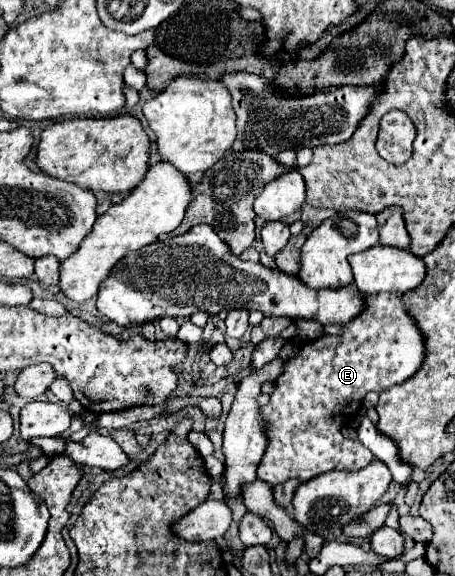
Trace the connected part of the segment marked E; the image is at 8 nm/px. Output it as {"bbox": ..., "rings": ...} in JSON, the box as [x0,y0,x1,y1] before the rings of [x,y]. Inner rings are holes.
{"bbox":[257,294,425,486],"rings":[[[363,294],[365,308],[349,324],[343,326],[339,336],[323,334],[317,340],[305,342],[297,352],[297,358],[285,362],[283,374],[275,380],[275,390],[265,408],[261,408],[263,430],[267,434],[267,450],[257,466],[257,476],[269,486],[283,484],[287,480],[307,482],[325,472],[349,470],[357,472],[373,462],[373,454],[361,444],[351,442],[341,434],[343,424],[351,424],[361,410],[361,402],[369,392],[385,392],[413,378],[425,362],[425,342],[421,328],[413,322],[405,310],[399,294]]]}

